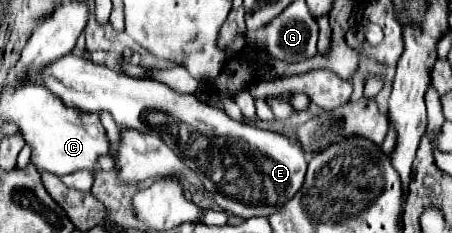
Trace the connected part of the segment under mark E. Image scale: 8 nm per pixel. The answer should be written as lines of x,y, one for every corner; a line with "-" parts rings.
65,55
43,71
43,85
49,87
53,93
61,95
61,99
65,99
65,103
73,107
81,107
83,111
93,111
93,113
107,111
123,127
161,135
161,139
165,139
165,143
169,143
169,147
173,147
173,151
177,151
177,155
181,155
189,163
189,167
205,185
205,189
213,193
215,203
223,211
229,211
233,215
269,217
277,213
301,189
305,181
305,173
307,173
305,151
291,137
233,121
225,111
205,105
195,95
177,93
169,85
155,81
151,77
135,79
125,71
113,71
107,65
95,65
83,57

